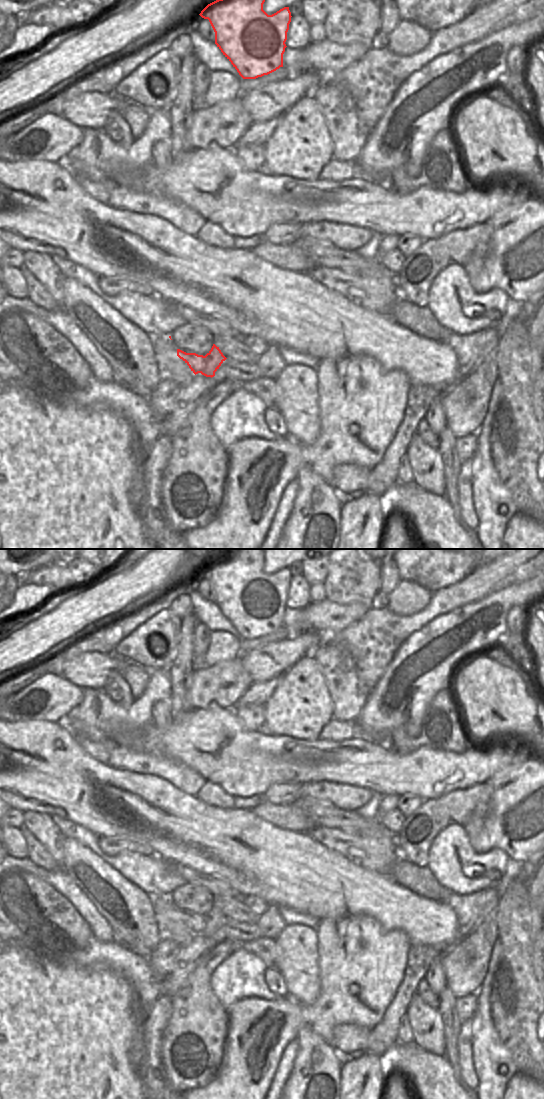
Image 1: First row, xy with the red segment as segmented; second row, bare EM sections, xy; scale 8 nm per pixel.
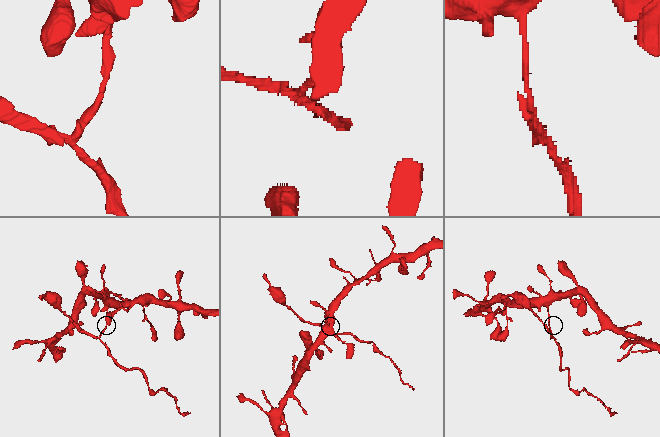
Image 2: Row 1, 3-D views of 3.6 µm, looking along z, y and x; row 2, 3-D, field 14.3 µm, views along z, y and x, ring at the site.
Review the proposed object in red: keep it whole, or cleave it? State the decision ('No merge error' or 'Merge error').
Merge error

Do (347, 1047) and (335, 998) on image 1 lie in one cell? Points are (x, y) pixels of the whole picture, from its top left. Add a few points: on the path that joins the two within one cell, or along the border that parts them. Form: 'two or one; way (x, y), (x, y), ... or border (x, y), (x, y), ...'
two; border (365, 1029), (338, 1024), (329, 1043)

